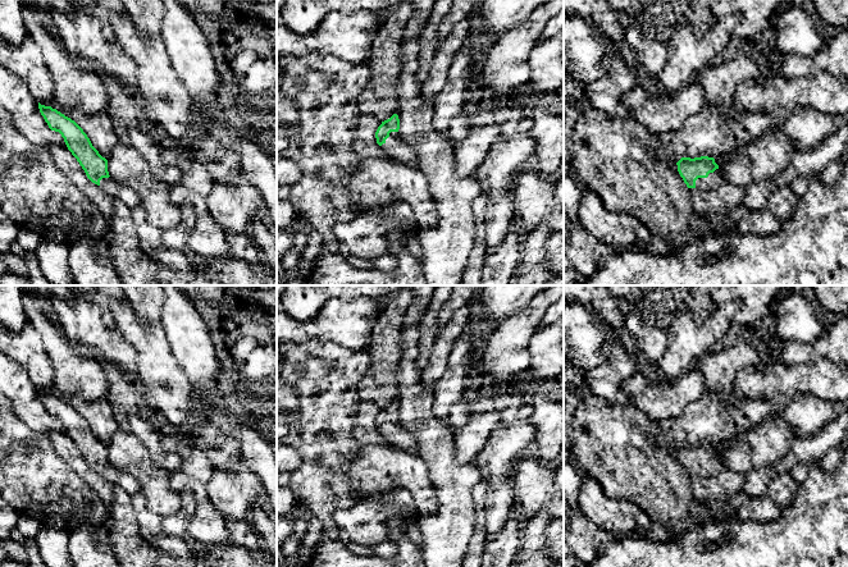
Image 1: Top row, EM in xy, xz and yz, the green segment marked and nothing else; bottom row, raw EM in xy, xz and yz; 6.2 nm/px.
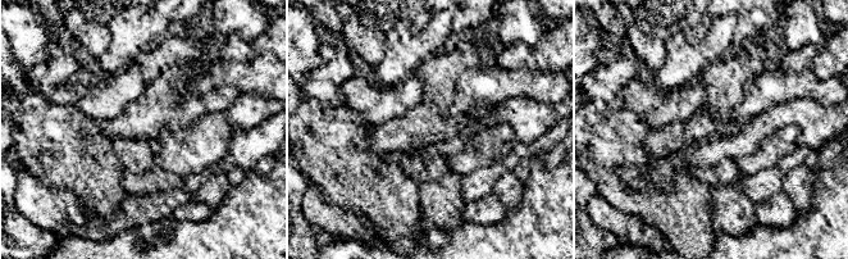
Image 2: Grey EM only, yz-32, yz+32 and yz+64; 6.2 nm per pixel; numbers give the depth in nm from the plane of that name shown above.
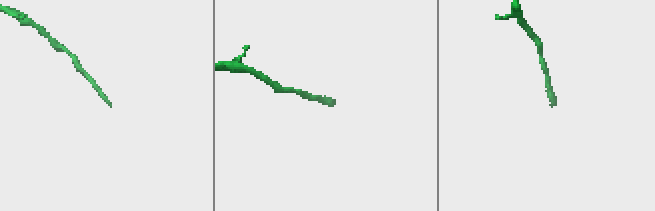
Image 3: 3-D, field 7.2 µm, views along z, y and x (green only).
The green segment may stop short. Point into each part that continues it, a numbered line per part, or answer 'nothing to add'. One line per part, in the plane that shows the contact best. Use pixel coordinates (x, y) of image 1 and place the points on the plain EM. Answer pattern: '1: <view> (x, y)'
1: yz (714, 466)

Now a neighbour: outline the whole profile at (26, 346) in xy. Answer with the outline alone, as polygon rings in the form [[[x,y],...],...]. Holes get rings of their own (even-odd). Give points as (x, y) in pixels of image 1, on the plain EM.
[[[0,321],[0,351],[23,365],[37,389],[54,385],[53,362],[32,324],[27,323],[20,331],[13,331]]]

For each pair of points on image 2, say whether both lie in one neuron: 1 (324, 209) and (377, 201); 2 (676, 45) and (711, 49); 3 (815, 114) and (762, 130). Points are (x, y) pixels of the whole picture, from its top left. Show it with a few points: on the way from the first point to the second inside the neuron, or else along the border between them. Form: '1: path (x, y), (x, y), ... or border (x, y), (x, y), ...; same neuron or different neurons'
1: border (317, 186), (328, 201), (351, 208), (366, 218); different neurons
2: path (685, 49), (702, 49); same neuron
3: path (802, 114), (780, 114), (775, 118); same neuron

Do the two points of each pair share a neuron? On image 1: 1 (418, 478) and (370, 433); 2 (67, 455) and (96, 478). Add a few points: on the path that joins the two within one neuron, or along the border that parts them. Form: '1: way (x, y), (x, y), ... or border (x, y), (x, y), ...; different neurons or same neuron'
1: border (386, 442), (361, 446); different neurons
2: way (74, 461), (89, 475); same neuron

